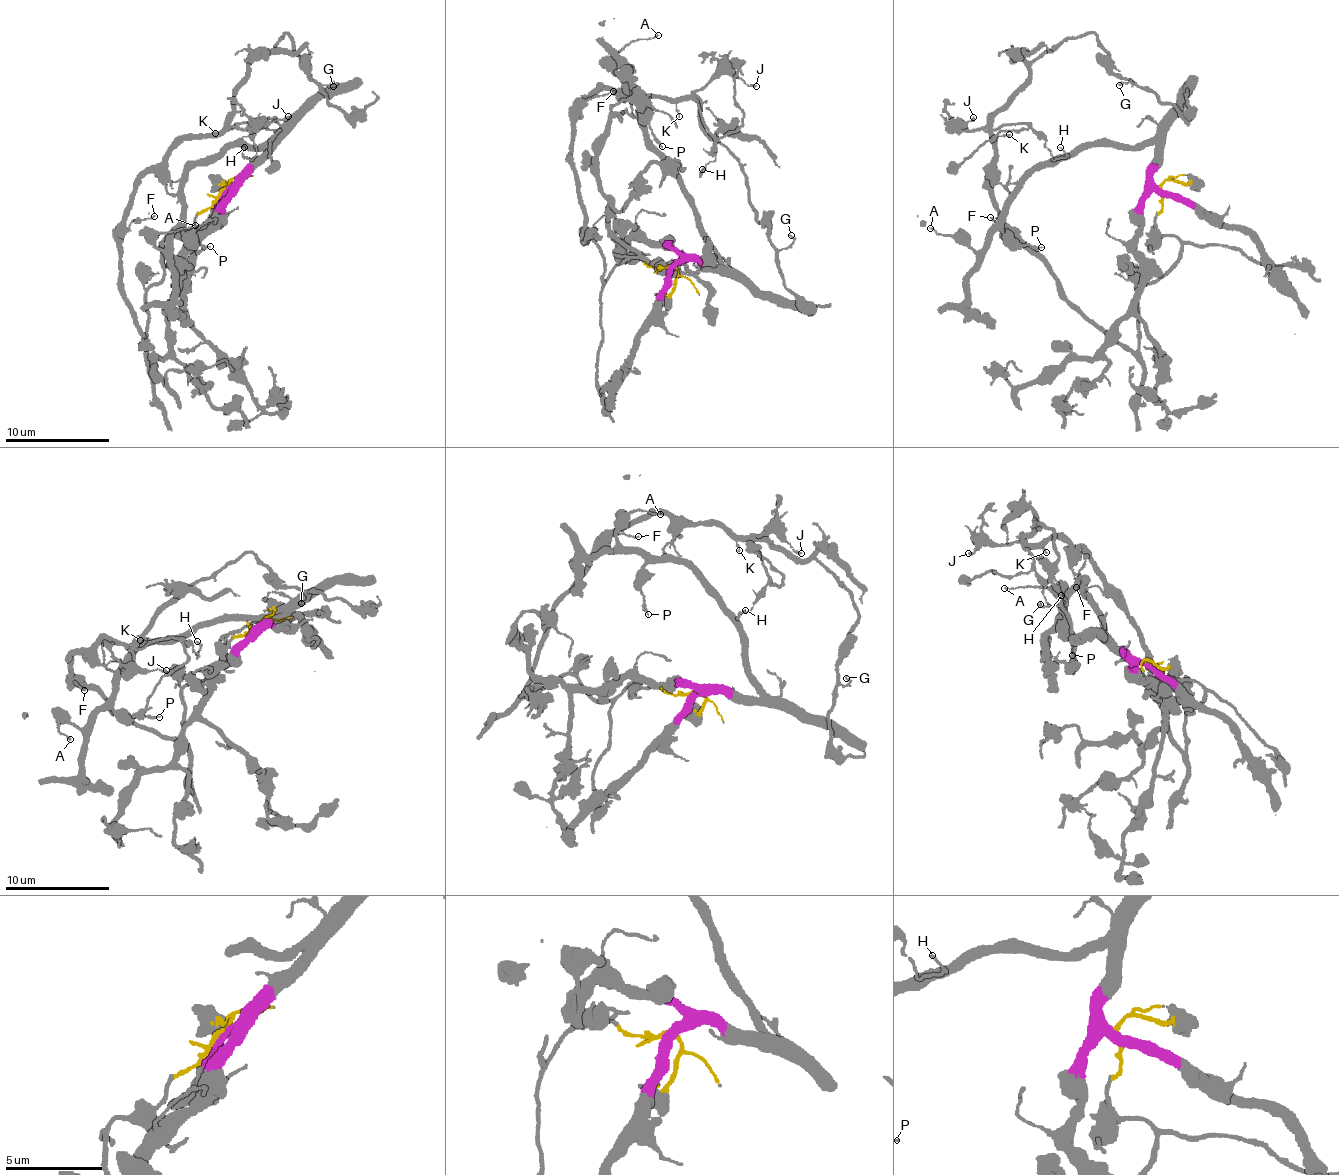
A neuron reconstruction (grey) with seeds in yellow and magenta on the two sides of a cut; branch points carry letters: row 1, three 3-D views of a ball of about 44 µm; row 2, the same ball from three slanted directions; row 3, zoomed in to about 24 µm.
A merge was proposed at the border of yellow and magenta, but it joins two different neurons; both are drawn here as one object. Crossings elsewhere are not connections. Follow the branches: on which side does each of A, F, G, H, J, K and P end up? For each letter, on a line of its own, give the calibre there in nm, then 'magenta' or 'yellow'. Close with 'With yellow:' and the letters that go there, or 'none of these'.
A: calibre 110 nm; magenta
F: calibre 120 nm; yellow
G: calibre 140 nm; yellow
H: calibre 100 nm; yellow
J: calibre 160 nm; yellow
K: calibre 130 nm; yellow
P: calibre 200 nm; magenta
With yellow: F, G, H, J, K

